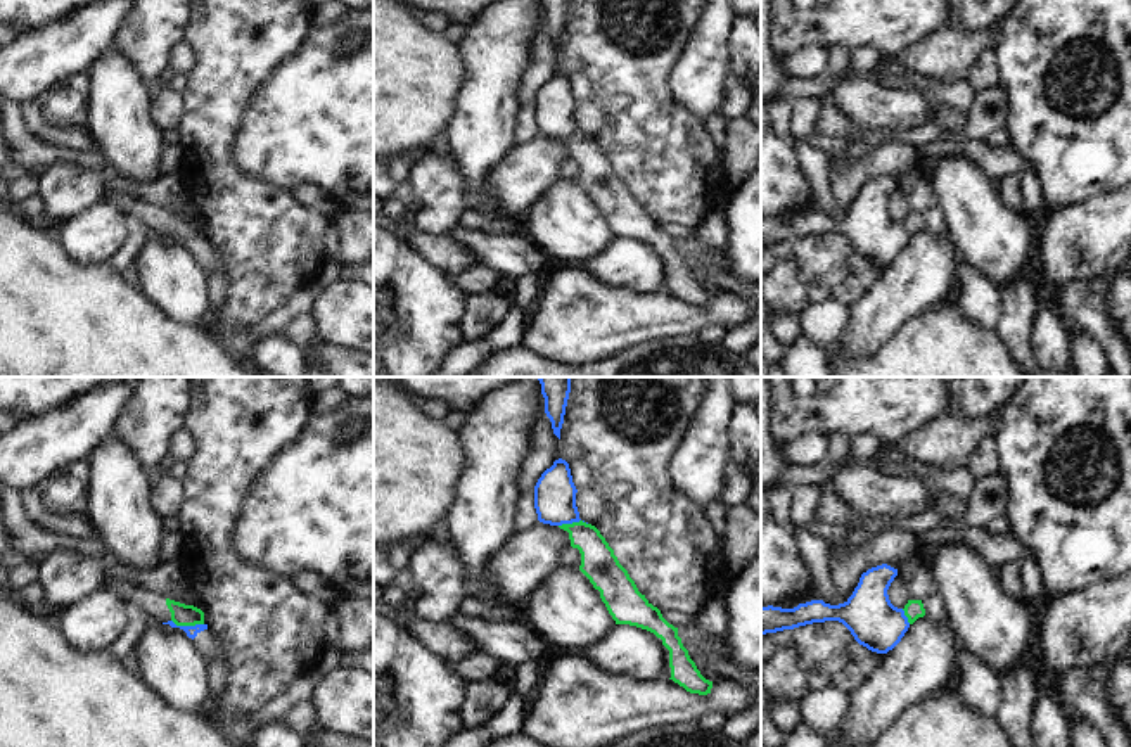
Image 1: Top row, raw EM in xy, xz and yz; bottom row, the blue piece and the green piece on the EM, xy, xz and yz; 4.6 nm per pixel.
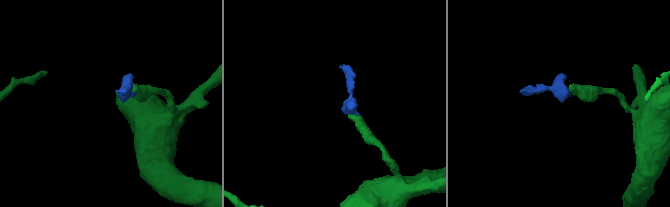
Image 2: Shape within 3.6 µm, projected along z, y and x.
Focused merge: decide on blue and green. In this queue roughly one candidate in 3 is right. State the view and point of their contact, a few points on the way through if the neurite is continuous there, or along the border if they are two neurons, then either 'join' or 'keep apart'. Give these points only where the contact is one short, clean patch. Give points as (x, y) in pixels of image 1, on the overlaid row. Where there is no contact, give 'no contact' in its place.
xy (187, 626) | along xy (172, 619), (177, 625), (203, 625) | keep apart

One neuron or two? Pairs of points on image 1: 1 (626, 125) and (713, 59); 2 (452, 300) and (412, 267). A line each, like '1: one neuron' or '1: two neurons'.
1: two neurons
2: one neuron

